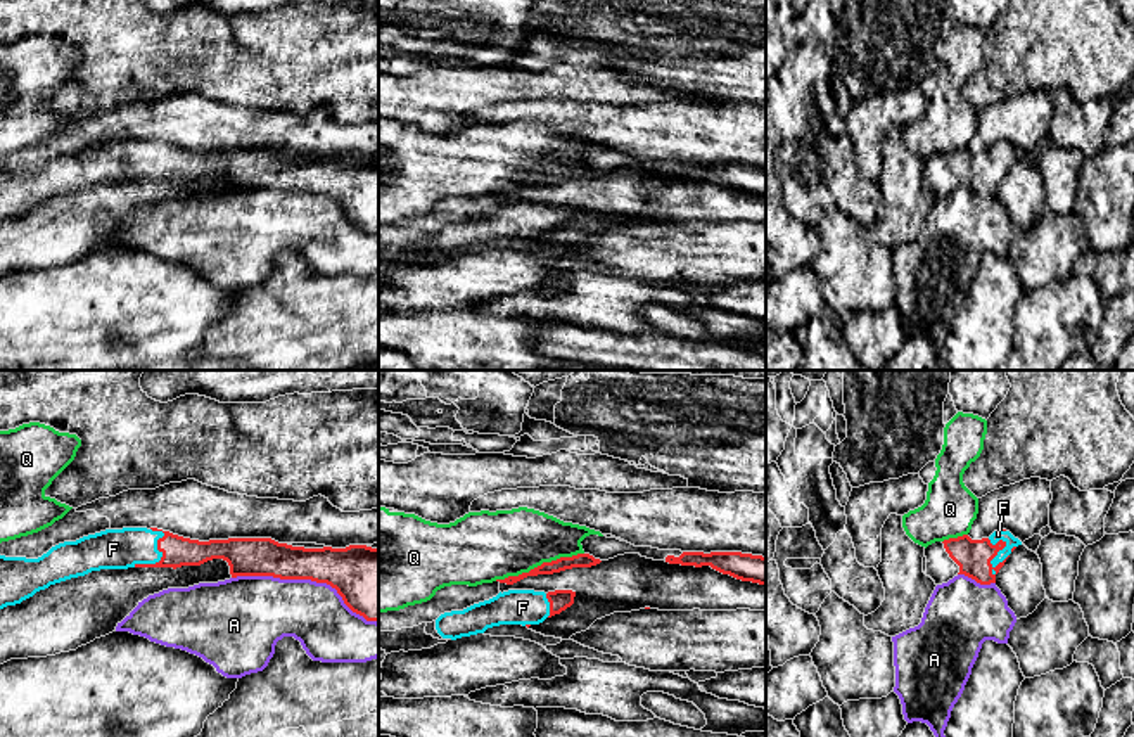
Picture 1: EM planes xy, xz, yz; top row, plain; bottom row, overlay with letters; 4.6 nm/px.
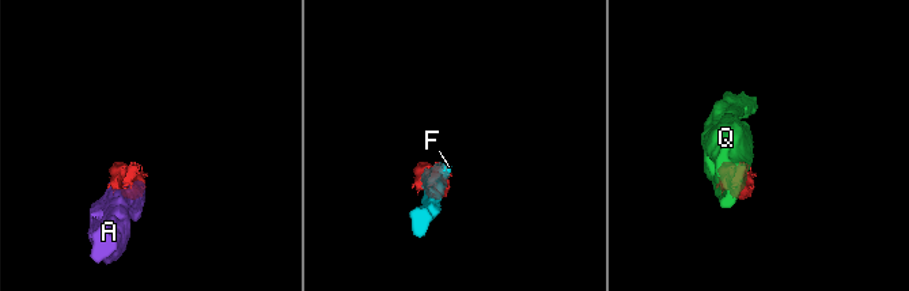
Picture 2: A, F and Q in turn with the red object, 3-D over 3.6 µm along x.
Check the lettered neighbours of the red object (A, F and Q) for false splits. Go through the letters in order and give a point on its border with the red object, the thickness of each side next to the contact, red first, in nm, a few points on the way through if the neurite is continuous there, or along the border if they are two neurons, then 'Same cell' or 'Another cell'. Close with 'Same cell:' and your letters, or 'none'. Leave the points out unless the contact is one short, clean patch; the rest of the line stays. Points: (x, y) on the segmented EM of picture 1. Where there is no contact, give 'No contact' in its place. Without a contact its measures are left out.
A: Touches red at xy (306, 578). Thickness 260 nm (red) against 320 nm. Another cell
F: Touches red at yz (994, 556). Thickness 160 nm (red) against 50 nm. Same cell
Q: Touches red at xz (538, 566). Thickness 60 nm (red) against 320 nm. Another cell
Same cell: F

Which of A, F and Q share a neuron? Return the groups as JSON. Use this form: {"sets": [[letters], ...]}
{"sets": [["A"], ["F"], ["Q"]]}

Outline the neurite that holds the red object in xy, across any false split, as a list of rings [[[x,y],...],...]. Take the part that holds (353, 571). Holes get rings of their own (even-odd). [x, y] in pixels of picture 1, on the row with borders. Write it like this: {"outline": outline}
{"outline": [[[157,528],[105,529],[59,543],[38,559],[0,555],[0,609],[92,571],[176,569],[213,559],[226,561],[232,578],[273,576],[327,583],[353,612],[379,623],[379,548],[304,548],[271,538],[199,542]]]}

